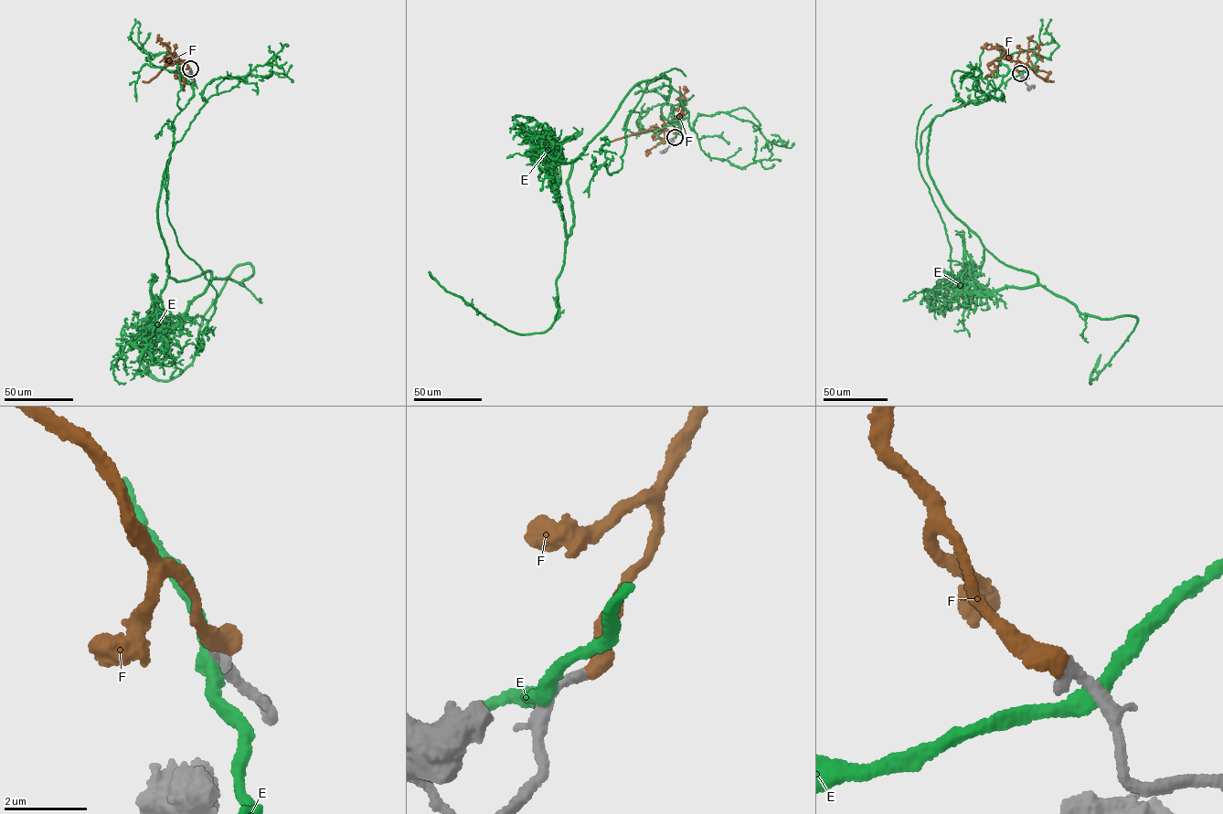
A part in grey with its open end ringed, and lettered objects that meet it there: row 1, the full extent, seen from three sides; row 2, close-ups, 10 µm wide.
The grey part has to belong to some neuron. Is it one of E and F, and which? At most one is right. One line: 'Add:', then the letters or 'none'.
Add: F

